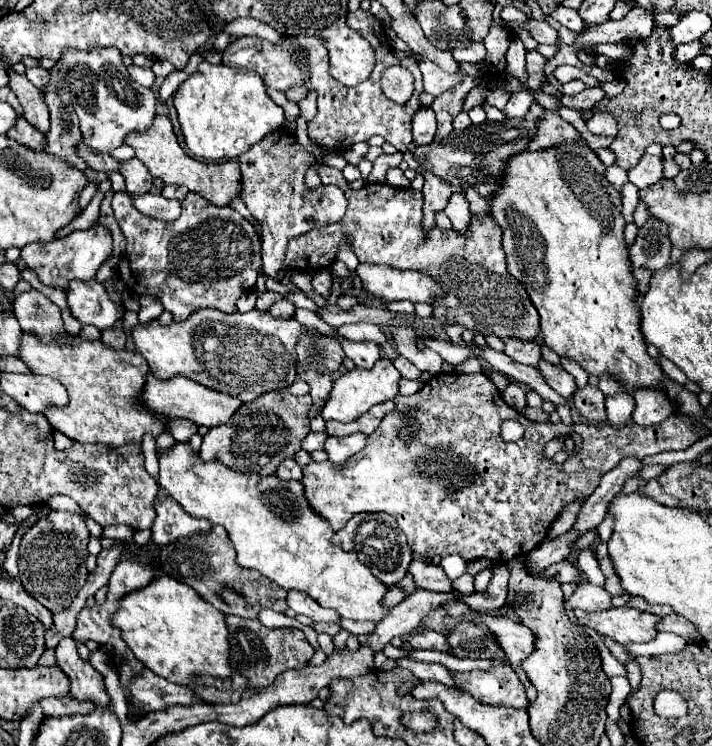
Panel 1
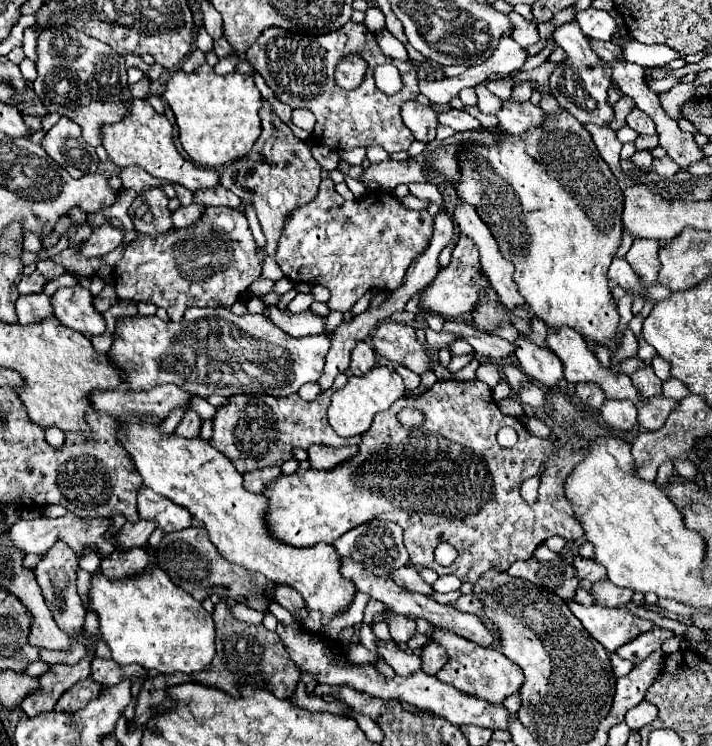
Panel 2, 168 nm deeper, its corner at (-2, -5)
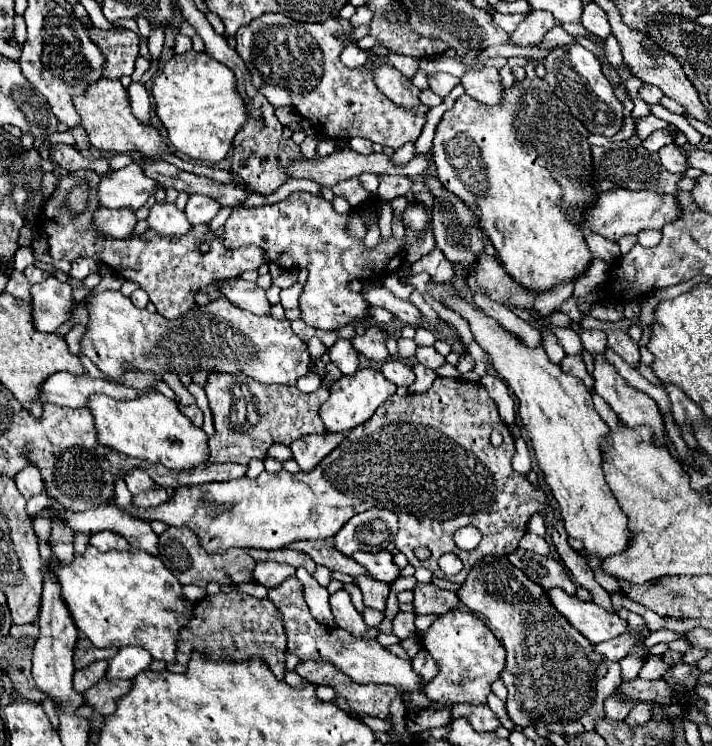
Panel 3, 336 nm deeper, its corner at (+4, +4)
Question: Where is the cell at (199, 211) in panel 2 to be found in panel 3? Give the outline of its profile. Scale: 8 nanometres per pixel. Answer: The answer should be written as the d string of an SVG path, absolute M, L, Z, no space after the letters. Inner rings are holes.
M194 194L188 198L188 204L184 208L184 214L188 218L188 222L194 226L194 224L204 224L204 222L210 222L216 212L220 210L220 204L208 196L200 196L200 194Z

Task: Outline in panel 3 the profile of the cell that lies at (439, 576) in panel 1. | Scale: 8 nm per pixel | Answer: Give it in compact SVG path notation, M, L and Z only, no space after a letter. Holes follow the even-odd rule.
M380 550L376 554L356 552L352 558L356 558L356 562L360 562L374 580L392 584L400 576L400 568L394 564L394 556L388 550Z

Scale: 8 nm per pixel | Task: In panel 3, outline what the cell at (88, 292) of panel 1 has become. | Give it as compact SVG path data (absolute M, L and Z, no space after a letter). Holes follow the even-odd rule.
M56 276L34 284L32 292L32 316L34 326L40 332L56 332L64 322L72 318L74 296L68 282L60 282Z

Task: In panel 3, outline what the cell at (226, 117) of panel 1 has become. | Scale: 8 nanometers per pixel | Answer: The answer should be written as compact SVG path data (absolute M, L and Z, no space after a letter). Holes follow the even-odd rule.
M186 52L182 56L174 56L168 60L162 68L162 72L156 76L154 86L152 86L152 98L156 104L156 114L160 116L162 124L168 130L170 144L176 148L176 152L182 152L194 160L204 160L210 164L216 164L226 158L236 132L240 132L240 126L246 122L246 106L244 98L236 94L236 76L232 70L214 58L208 58L206 52Z

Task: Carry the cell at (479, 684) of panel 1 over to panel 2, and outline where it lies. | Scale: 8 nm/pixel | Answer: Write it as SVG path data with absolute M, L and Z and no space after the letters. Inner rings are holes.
M434 627L432 641L442 645L444 651L448 653L446 665L436 673L436 677L442 683L448 683L462 693L484 699L492 705L502 703L508 695L518 693L518 689L522 687L522 669L516 663L512 663L510 659L506 659L500 651L486 649L486 647L472 643L472 641L468 641L468 639L456 635L452 631L446 631L442 627Z

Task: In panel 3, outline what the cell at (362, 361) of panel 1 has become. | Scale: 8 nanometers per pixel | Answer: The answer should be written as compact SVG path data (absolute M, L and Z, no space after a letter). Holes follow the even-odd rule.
M340 338L330 348L330 360L342 370L342 374L354 374L358 370L358 352L352 346L352 338Z

